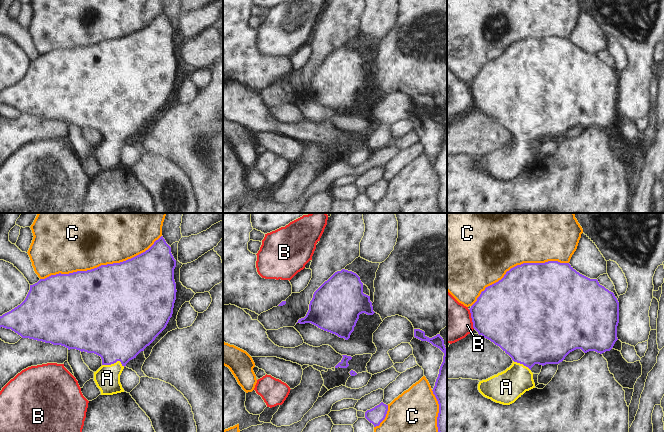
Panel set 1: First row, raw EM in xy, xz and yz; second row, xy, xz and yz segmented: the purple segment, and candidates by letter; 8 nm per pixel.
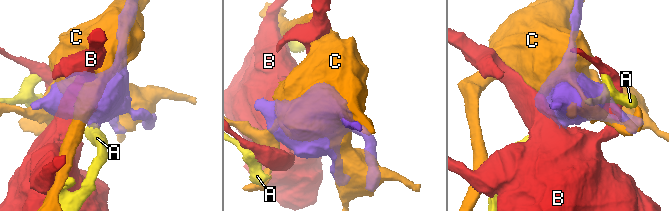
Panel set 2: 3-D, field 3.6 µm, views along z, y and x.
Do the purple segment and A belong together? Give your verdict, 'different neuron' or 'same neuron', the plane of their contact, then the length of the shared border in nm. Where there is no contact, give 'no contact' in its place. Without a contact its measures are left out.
same neuron; meets purple in xy; contact 180 nm long

